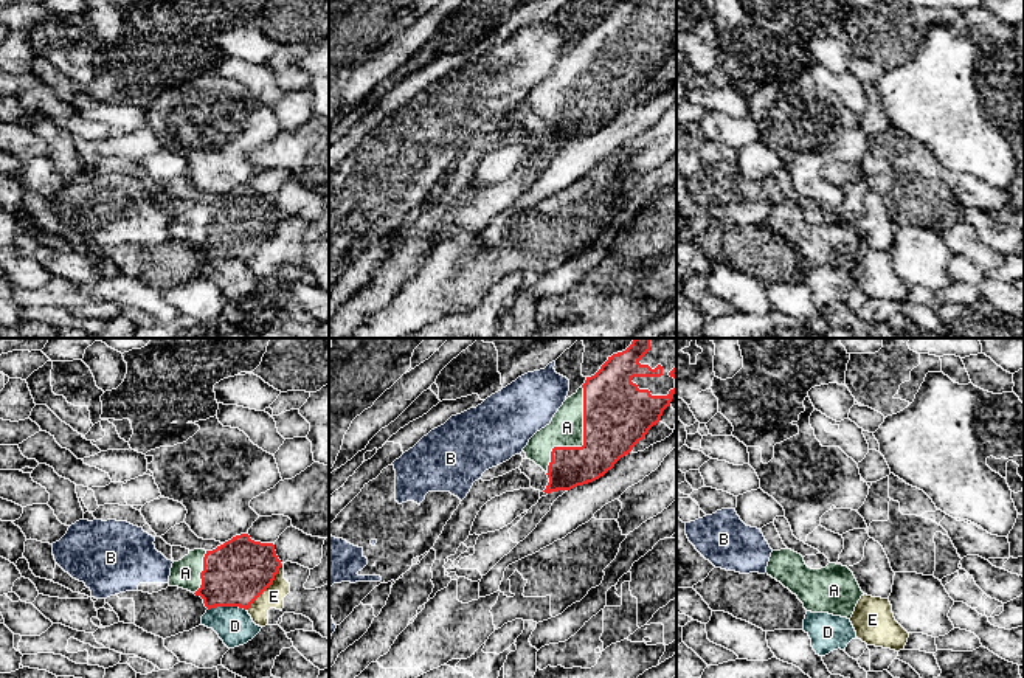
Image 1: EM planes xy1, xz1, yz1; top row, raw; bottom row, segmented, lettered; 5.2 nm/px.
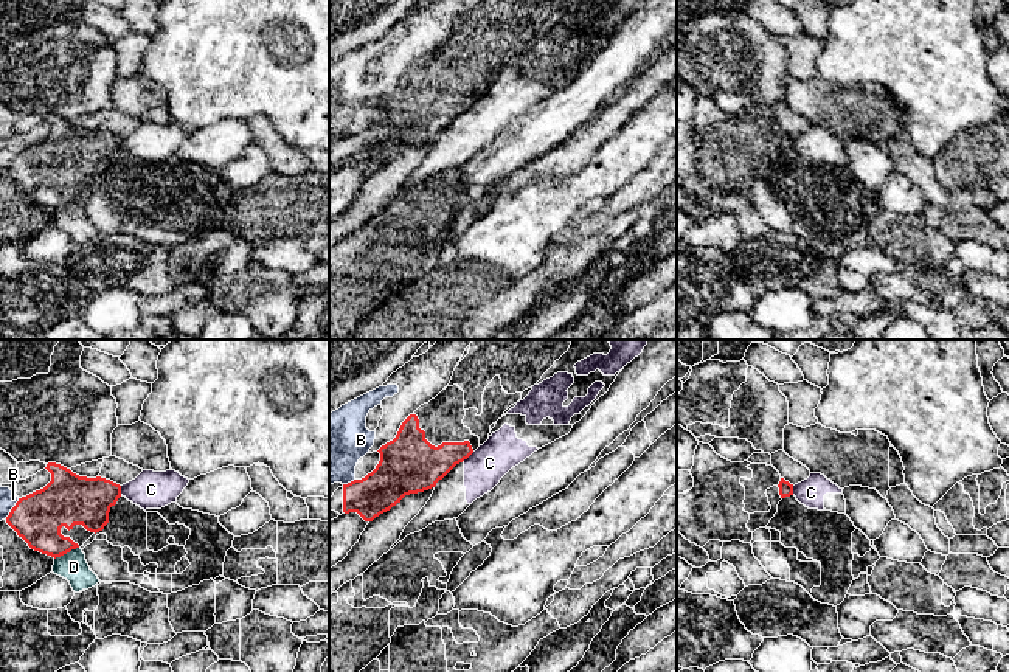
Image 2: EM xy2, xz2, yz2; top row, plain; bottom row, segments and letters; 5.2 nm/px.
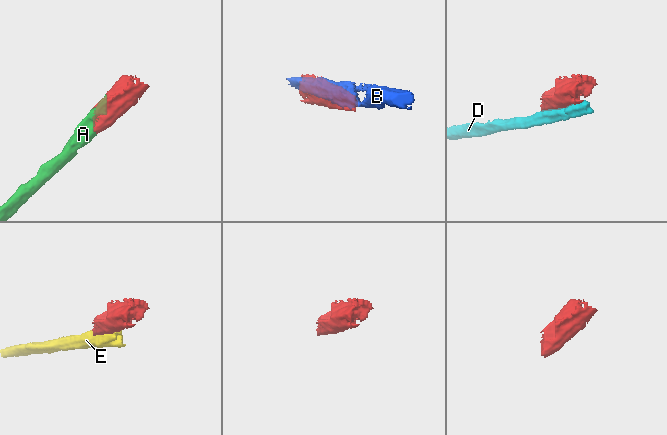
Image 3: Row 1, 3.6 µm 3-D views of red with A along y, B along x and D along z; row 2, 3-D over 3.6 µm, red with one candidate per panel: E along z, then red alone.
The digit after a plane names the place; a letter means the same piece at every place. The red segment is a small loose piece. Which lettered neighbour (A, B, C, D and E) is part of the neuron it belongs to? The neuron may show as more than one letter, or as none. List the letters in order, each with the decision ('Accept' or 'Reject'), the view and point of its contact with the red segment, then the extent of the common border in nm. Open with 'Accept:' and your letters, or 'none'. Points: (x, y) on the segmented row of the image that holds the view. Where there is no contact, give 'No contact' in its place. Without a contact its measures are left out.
Accept: A
A: Accept. Touches red at xz1 (584, 442). Shared border 500 nm
B: Reject. Touches red at xy2 (11, 509). Shared border 130 nm
C: Reject. Touches red at xz2 (468, 457). Shared border 90 nm
D: Reject. Touches red at xy1 (227, 605). Shared border 200 nm
E: Reject. Touches red at xy1 (267, 587). Shared border 300 nm

